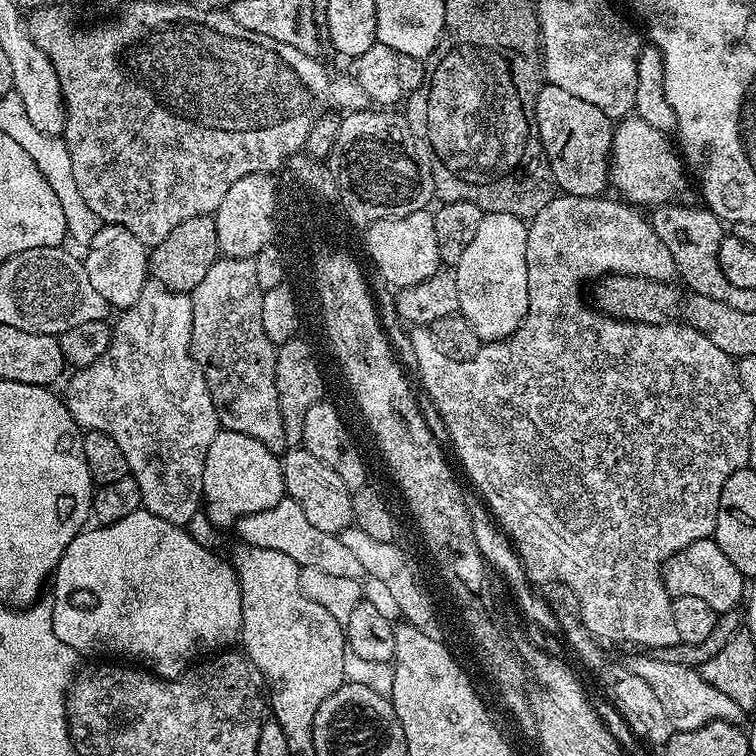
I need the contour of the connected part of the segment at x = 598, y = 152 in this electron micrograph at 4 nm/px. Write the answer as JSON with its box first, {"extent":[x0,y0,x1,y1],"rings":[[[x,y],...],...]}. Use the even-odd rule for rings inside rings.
{"extent":[536,83,613,196],"rings":[[[541,83],[536,99],[536,125],[557,189],[569,196],[602,196],[610,188],[613,117],[598,106],[562,90],[562,86]]]}

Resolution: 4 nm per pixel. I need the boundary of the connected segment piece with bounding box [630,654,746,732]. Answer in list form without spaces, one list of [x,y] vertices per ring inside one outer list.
[[[636,654],[630,661],[630,667],[638,678],[643,678],[654,690],[655,696],[666,709],[666,718],[670,718],[670,726],[678,732],[698,730],[698,726],[706,726],[715,720],[725,720],[731,724],[740,724],[745,719],[745,712],[738,702],[733,702],[726,694],[710,686],[706,678],[695,668],[687,668],[678,662],[662,662],[654,654]]]

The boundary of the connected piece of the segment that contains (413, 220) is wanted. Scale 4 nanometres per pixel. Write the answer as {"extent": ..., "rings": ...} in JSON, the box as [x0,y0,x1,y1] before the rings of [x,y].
{"extent":[364,211,441,290],"rings":[[[431,211],[415,212],[398,218],[367,225],[364,244],[376,272],[392,287],[399,290],[406,286],[418,286],[434,273],[441,271],[438,254],[438,238],[434,235],[434,215]]]}

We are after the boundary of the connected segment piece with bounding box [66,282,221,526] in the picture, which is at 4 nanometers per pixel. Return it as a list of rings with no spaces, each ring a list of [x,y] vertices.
[[[149,282],[144,285],[142,294],[134,306],[123,309],[119,313],[120,321],[115,321],[112,330],[112,345],[108,347],[108,352],[102,354],[90,366],[77,368],[67,377],[68,396],[66,403],[74,422],[79,424],[81,429],[110,434],[114,442],[118,442],[122,454],[126,454],[129,473],[138,482],[142,490],[142,506],[150,514],[158,514],[158,518],[166,518],[166,522],[179,524],[181,526],[191,525],[191,520],[195,518],[196,511],[199,513],[202,508],[204,498],[204,487],[202,486],[202,466],[206,462],[206,450],[210,450],[210,442],[214,442],[217,432],[221,431],[220,419],[216,413],[216,407],[212,401],[212,395],[208,389],[206,378],[198,366],[198,362],[192,356],[192,297],[182,292],[172,292],[161,284]]]

